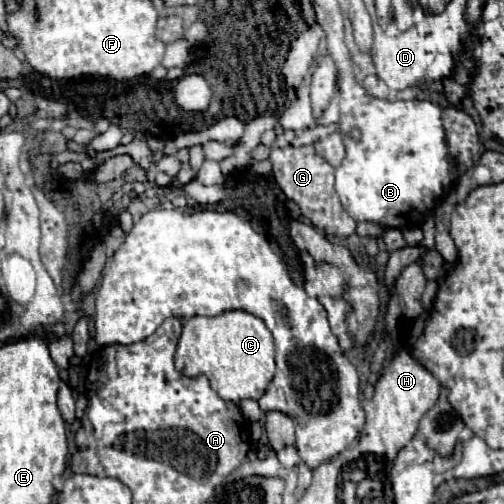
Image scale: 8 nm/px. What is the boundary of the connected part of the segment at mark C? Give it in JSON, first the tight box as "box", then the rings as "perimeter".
{"box":[175,310,275,402],"perimeter":[[[229,310],[219,316],[193,316],[183,322],[183,334],[175,352],[175,366],[185,376],[205,374],[211,388],[229,402],[245,398],[259,400],[275,374],[275,346],[273,336],[261,318]]]}

